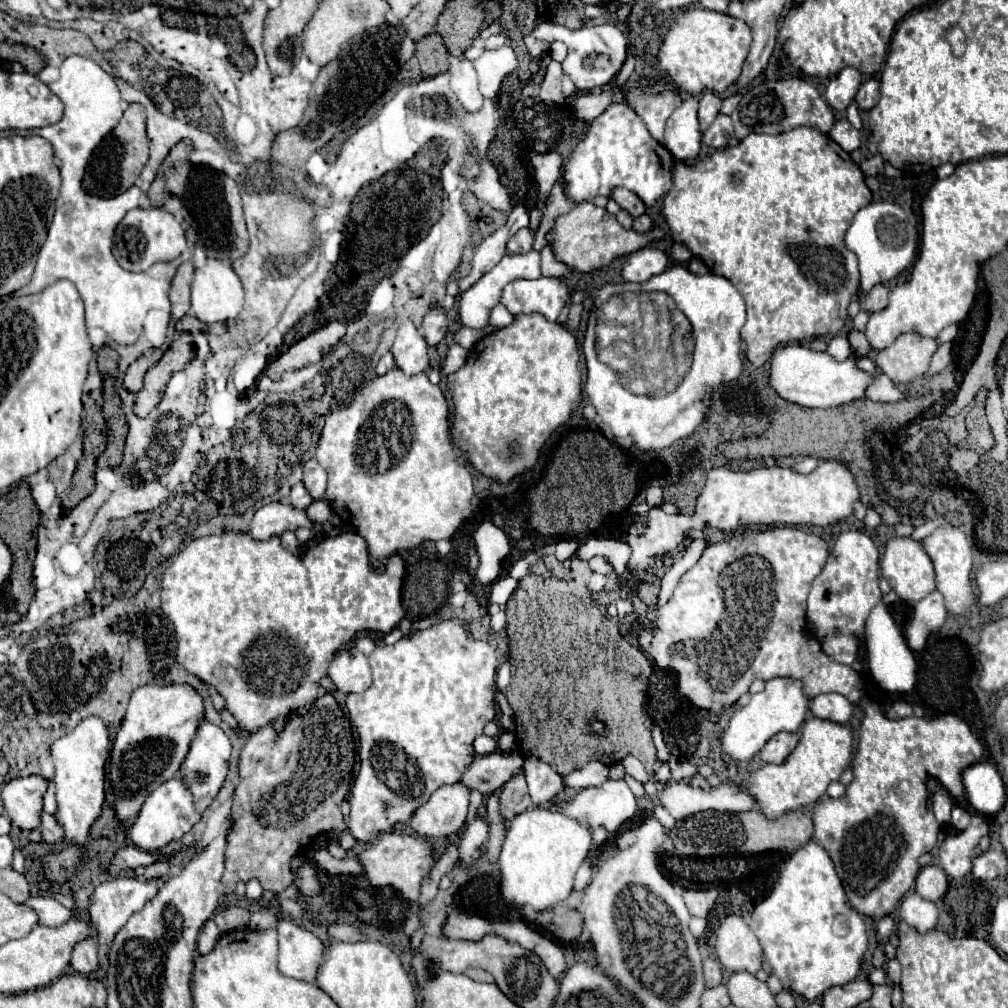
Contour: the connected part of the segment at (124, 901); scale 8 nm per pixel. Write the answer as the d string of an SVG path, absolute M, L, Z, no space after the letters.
M119 876L119 878L111 878L105 884L95 888L95 894L89 902L89 914L91 914L91 924L97 930L97 942L99 942L99 956L101 958L109 952L109 946L111 946L115 932L131 918L131 914L139 912L145 906L145 902L151 900L159 892L161 884L163 884L161 878L141 880L141 878Z

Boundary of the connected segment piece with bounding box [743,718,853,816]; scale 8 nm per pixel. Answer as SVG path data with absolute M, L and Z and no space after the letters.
M809 718L803 724L803 734L799 736L797 748L785 760L785 764L767 764L751 774L745 784L747 792L755 796L759 810L765 816L781 816L783 812L817 802L827 786L839 780L841 772L849 766L853 754L853 726L829 722L821 718Z

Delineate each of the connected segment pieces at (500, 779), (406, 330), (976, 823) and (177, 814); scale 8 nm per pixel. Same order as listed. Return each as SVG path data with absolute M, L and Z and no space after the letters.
M493 752L487 756L477 756L461 782L473 790L479 790L481 794L489 794L497 792L505 782L509 782L521 770L523 770L523 756L519 752L507 756Z
M405 322L401 324L395 344L391 348L391 352L395 354L395 362L397 366L411 374L419 374L423 370L429 368L429 356L427 356L427 342L423 338L423 334L415 328L413 322Z
M975 814L969 828L949 836L939 846L939 866L947 872L947 876L959 880L971 872L971 860L975 858L975 846L981 836L989 832L989 824L983 814Z
M171 778L145 798L137 818L133 820L127 832L127 838L133 840L137 848L143 848L145 852L153 852L167 846L173 840L183 838L183 834L187 834L199 820L201 820L201 814L195 810L193 796L187 790L187 786L179 778Z

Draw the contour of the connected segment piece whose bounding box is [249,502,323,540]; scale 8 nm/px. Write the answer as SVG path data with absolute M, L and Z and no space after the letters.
M271 502L255 512L253 522L249 526L249 534L255 536L257 540L267 540L271 536L281 536L285 530L297 530L299 526L311 530L323 528L319 524L313 524L307 518L305 510L297 510L291 504Z

